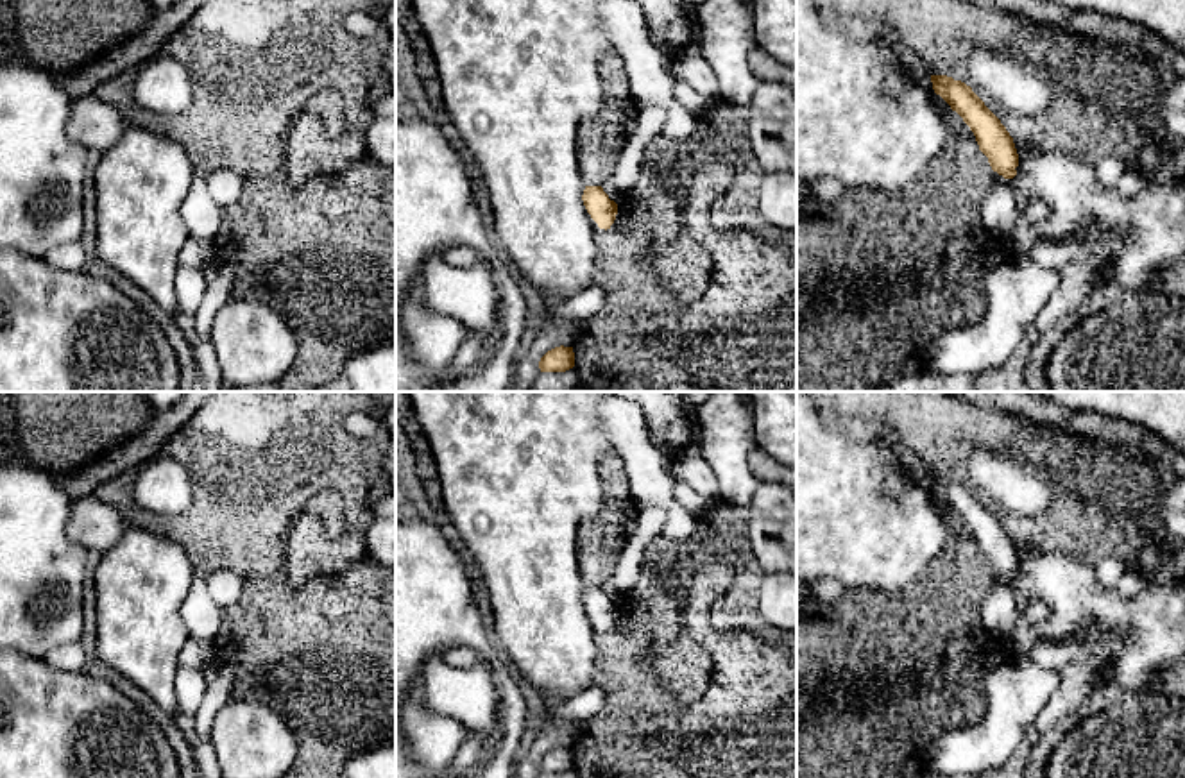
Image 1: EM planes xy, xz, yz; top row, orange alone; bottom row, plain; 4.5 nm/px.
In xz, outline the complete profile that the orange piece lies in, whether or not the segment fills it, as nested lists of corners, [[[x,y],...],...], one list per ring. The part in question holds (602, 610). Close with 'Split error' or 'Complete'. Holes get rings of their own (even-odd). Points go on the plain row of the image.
[[[585,587],[582,601],[596,635],[616,628],[618,605],[601,587]]]. Split error

